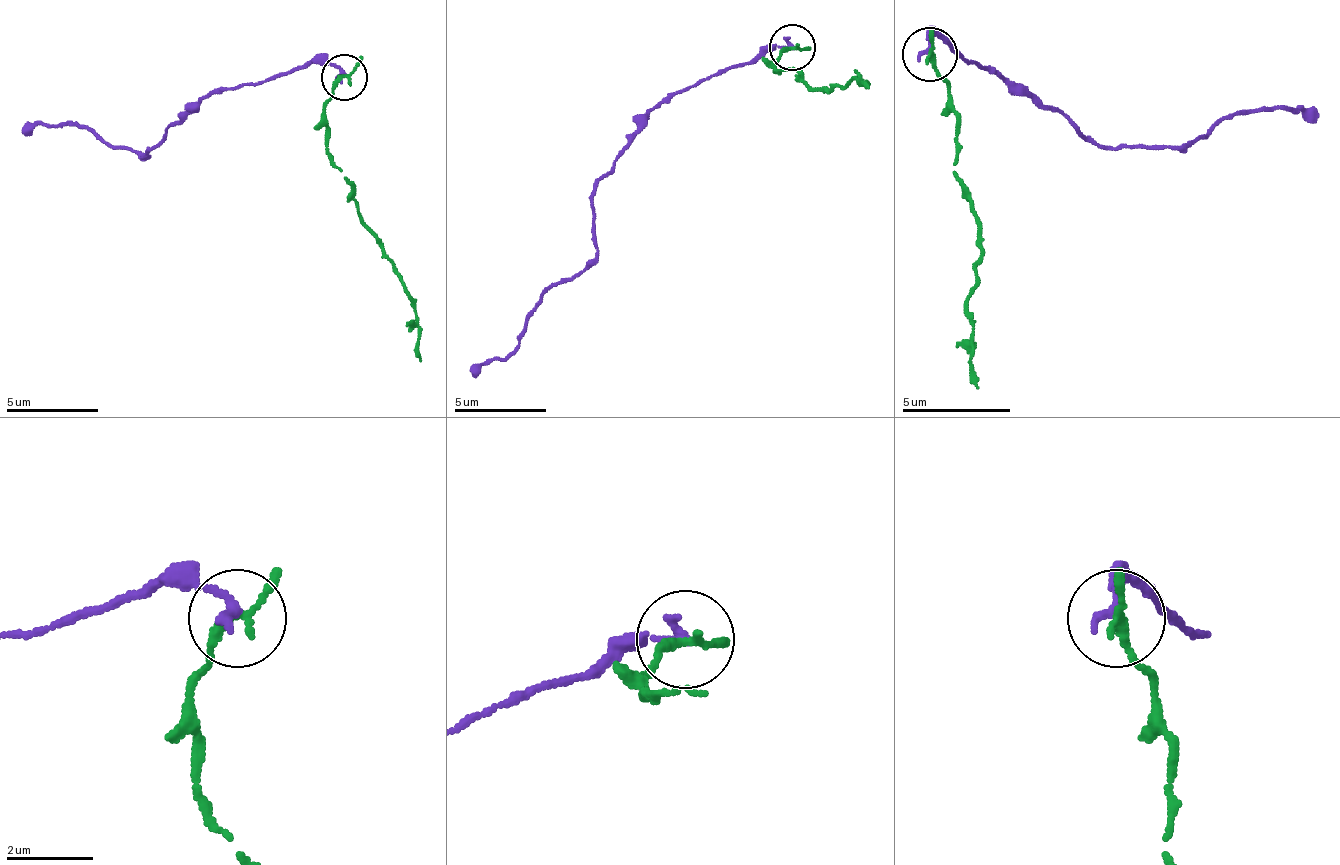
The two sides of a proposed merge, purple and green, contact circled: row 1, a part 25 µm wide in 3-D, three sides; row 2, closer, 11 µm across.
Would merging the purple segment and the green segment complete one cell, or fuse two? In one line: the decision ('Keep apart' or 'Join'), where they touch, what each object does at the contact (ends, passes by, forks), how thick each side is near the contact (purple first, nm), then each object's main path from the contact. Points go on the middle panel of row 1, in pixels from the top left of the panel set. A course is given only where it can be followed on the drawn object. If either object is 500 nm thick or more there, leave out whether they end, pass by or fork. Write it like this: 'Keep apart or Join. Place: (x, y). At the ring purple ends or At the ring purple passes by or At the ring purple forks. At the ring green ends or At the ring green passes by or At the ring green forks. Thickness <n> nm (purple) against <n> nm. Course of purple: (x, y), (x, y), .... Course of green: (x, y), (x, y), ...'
Keep apart. Place: (792, 47). At the ring purple ends. At the ring green passes by. Thickness 240 nm (purple) against 200 nm. Course of purple: (793, 43), (761, 48), (664, 99), (594, 187), (594, 256), (543, 298), (520, 344), (479, 362), (469, 372). Course of green: (793, 48), (775, 62), (775, 71), (793, 66), (812, 90), (858, 80), (867, 80), (867, 90)

